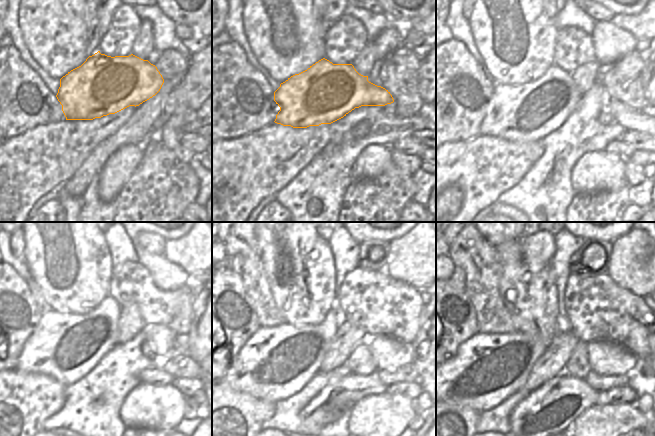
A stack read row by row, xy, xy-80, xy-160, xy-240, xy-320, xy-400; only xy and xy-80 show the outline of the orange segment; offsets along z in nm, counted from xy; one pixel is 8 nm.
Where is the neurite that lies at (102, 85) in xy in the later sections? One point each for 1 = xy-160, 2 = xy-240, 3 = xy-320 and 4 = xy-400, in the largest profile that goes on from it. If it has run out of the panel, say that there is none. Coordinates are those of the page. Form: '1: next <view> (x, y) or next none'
1: next xy-160 (530, 112)
2: next xy-240 (66, 347)
3: next xy-320 (275, 363)
4: next xy-400 (487, 369)

